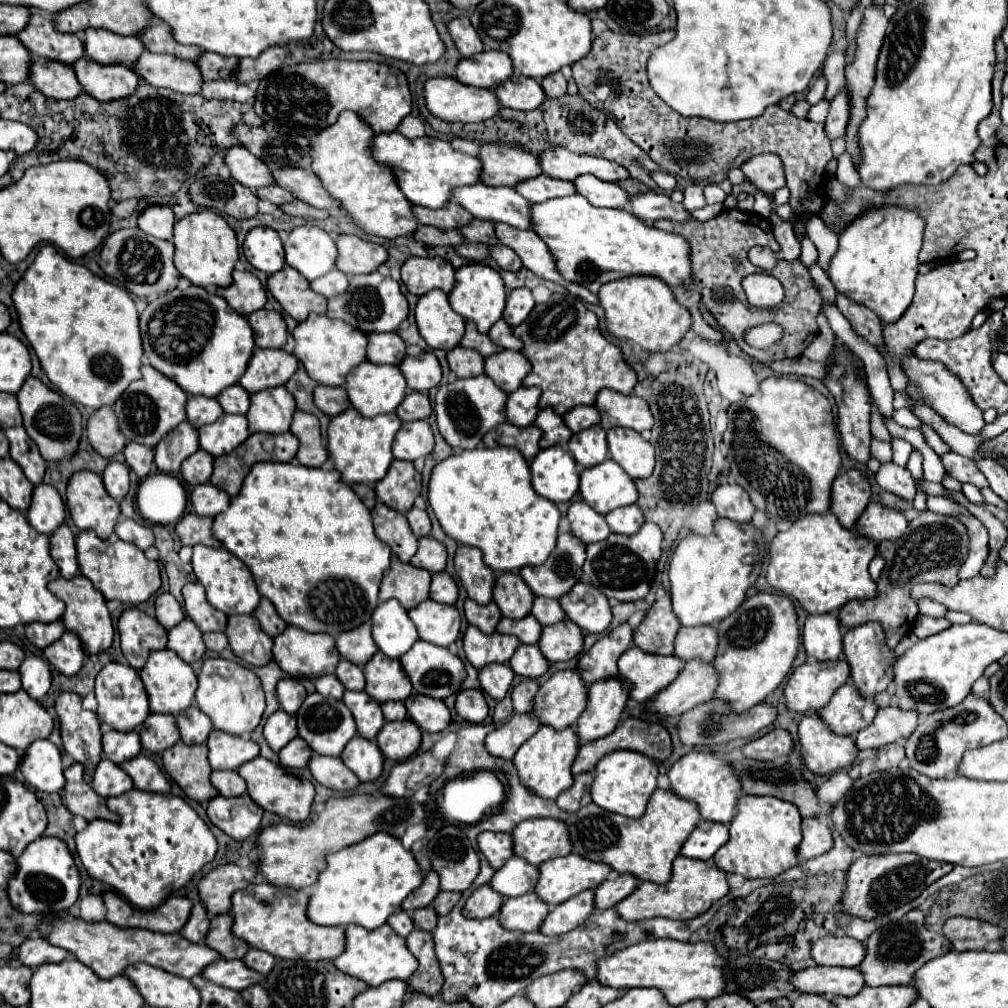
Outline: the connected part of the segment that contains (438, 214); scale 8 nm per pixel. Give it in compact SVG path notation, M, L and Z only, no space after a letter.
M449 199L439 209L427 209L427 207L415 205L413 215L417 217L419 223L433 225L439 229L459 229L461 225L465 225L473 219L473 215L465 213L465 209L461 209L461 205L457 205L457 201L453 201L453 199Z

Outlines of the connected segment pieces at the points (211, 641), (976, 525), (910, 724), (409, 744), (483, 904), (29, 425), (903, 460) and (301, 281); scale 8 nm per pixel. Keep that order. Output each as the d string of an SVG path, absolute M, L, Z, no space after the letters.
M203 633L203 641L205 641L205 645L207 645L207 649L211 649L211 651L223 651L229 643L227 643L227 637L225 637L225 633Z
M951 515L951 517L961 521L969 535L969 553L959 569L959 579L971 579L981 571L981 567L989 555L989 547L987 547L989 535L987 535L987 529L983 527L983 523L971 515Z
M895 705L879 709L873 723L855 737L857 749L879 749L883 745L907 739L917 727L917 713L901 711Z
M411 719L393 721L381 729L381 733L377 735L377 743L385 757L403 761L419 749L421 729Z
M483 885L479 889L473 891L473 895L467 899L465 907L463 907L463 915L467 919L485 919L485 917L493 917L497 915L497 909L501 907L503 897L497 897L497 893L493 893L493 889L489 889L489 885Z
M27 377L27 381L17 393L17 401L23 413L23 427L37 443L45 461L61 461L73 457L79 451L79 441L83 435L83 417L67 397L49 389L41 379Z
M893 437L893 443L891 443L891 445L893 445L893 461L895 461L899 467L907 467L909 455L911 455L911 451L913 451L911 443Z
M285 265L279 273L273 273L267 287L295 321L305 321L309 313L327 311L327 299L315 293L309 281L305 281L305 277L301 277L301 273L289 265Z

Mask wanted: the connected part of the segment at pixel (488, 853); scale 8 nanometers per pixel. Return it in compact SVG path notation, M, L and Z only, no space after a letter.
M483 831L477 837L477 845L493 869L499 869L513 855L513 839L509 833Z

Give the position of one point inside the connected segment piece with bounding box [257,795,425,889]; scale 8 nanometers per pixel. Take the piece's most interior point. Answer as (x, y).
(290, 856)

